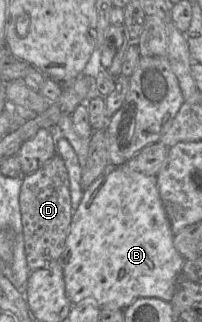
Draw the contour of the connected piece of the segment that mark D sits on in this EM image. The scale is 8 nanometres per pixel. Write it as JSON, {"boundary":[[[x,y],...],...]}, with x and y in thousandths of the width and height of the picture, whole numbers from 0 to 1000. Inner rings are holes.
{"boundary":[[[272,478],[183,531],[114,547],[99,652],[144,835],[203,835],[302,801],[356,686],[342,553],[312,494]]]}

